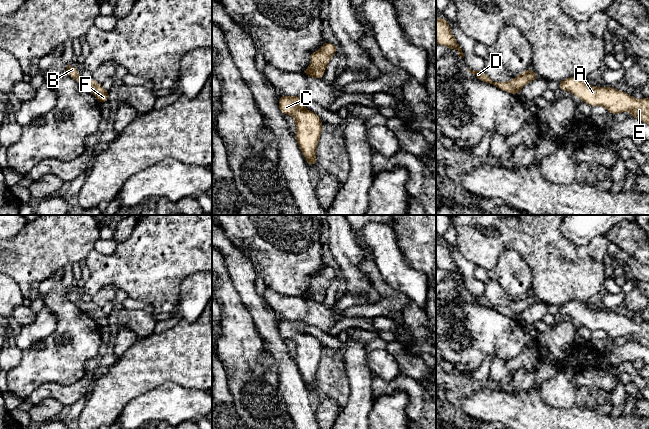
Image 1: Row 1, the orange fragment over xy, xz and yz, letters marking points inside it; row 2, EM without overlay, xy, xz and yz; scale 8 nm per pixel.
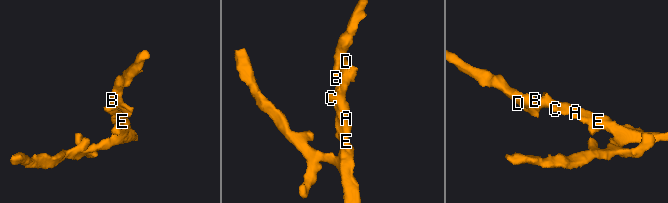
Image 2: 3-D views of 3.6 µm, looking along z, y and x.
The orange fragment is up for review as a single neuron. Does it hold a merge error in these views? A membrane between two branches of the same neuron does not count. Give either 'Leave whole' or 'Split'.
Leave whole

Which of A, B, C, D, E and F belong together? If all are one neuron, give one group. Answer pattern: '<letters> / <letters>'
A B C D E F

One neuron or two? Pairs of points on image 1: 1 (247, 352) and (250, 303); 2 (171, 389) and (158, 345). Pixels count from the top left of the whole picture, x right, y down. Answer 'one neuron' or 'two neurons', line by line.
1: two neurons
2: two neurons

